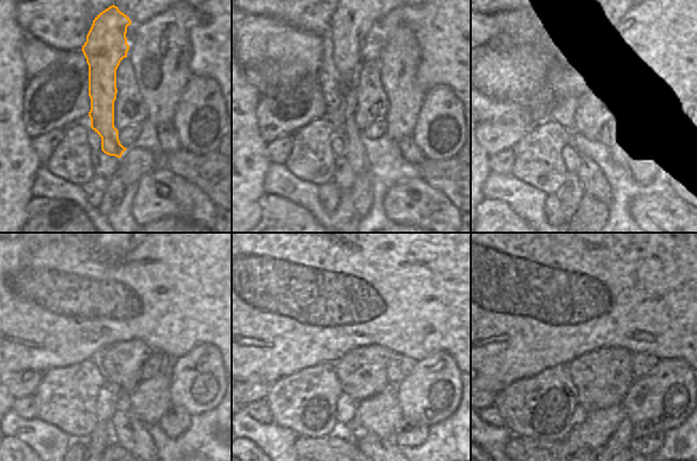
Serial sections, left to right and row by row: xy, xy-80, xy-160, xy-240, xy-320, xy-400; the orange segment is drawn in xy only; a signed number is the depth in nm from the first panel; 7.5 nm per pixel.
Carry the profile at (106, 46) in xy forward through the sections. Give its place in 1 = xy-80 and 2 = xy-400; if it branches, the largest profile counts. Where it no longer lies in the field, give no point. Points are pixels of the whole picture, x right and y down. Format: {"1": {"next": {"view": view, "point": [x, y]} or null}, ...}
{"1": {"next": {"view": "xy-80", "point": [354, 15]}}, "2": {"next": {"view": "xy-400", "point": [624, 449]}}}

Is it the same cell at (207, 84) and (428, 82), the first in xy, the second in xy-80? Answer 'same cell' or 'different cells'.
different cells

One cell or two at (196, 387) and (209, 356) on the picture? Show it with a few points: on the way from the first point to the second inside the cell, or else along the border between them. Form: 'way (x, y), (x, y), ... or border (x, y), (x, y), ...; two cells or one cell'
way (199, 380), (204, 364); one cell

